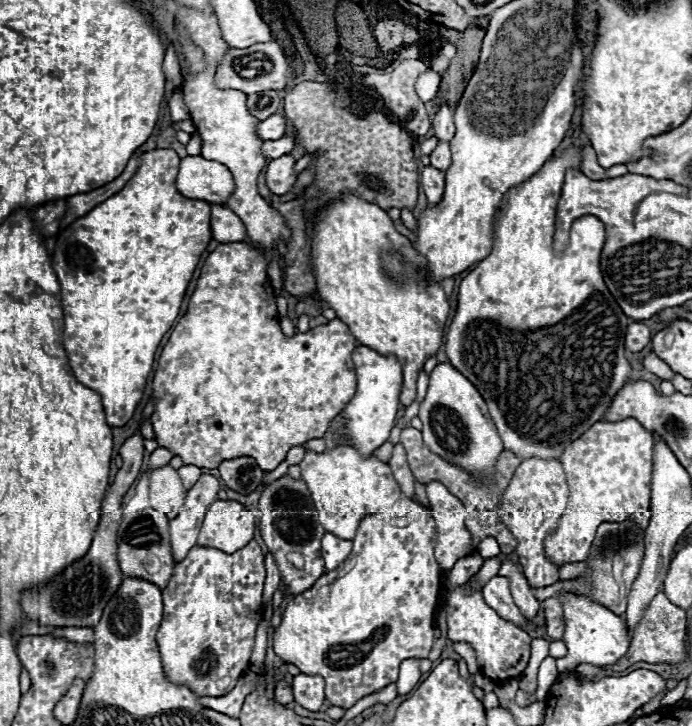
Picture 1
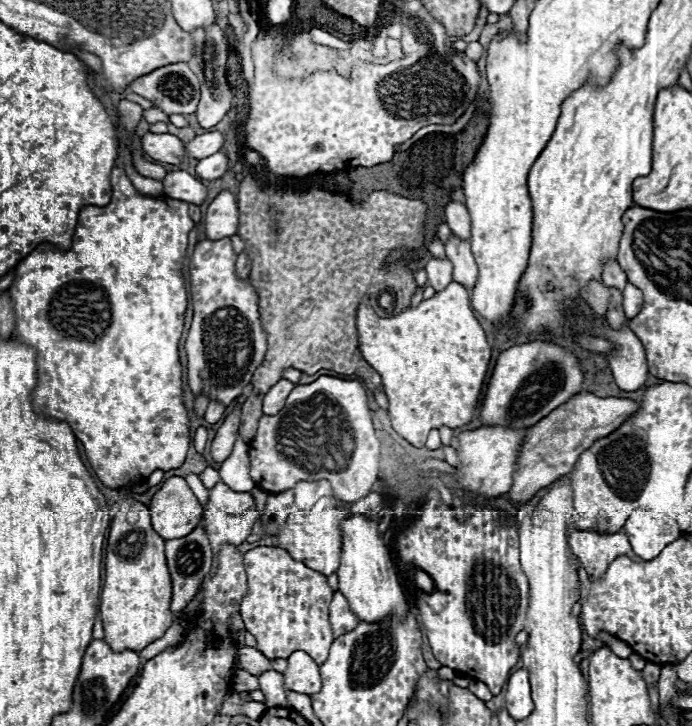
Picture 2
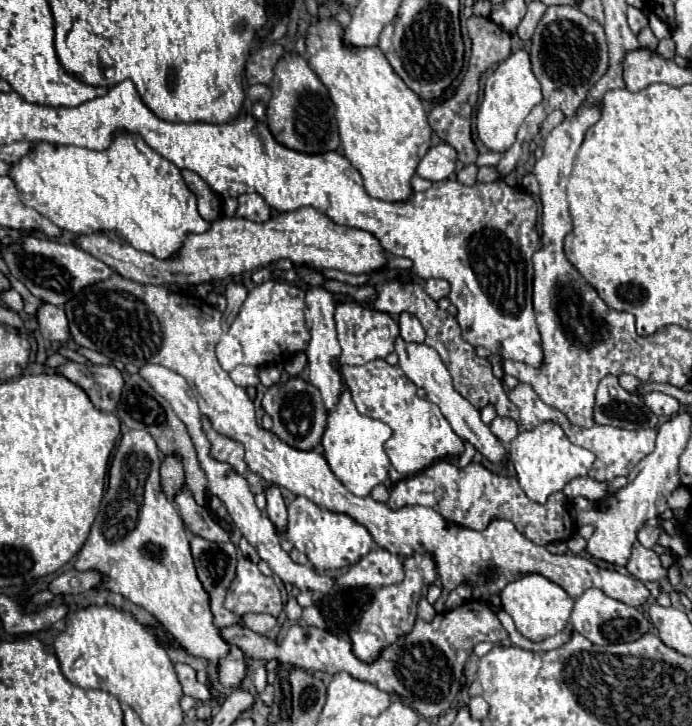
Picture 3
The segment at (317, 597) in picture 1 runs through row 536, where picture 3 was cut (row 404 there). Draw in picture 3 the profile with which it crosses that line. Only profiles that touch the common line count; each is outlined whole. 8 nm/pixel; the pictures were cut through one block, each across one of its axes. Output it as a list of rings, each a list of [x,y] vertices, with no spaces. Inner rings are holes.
[[[336,360],[334,366],[344,376],[356,410],[364,416],[382,420],[392,428],[392,438],[384,444],[384,450],[392,466],[400,474],[416,474],[444,456],[452,458],[464,452],[462,440],[450,428],[440,408],[430,400],[418,398],[416,386],[406,378],[406,374],[398,366],[390,366],[386,360],[372,360],[364,366],[344,366]]]

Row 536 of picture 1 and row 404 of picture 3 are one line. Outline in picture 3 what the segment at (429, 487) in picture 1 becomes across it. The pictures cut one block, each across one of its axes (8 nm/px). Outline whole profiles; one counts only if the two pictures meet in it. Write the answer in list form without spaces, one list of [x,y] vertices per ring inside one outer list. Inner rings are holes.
[[[400,336],[396,338],[394,342],[394,352],[398,354],[398,366],[402,368],[402,372],[418,386],[418,388],[424,388],[426,394],[428,394],[428,400],[438,404],[440,412],[444,414],[444,418],[450,422],[452,430],[462,438],[462,440],[468,440],[470,444],[474,444],[474,448],[484,456],[488,458],[490,462],[504,462],[506,460],[506,450],[504,446],[500,444],[500,440],[490,432],[490,428],[480,420],[480,412],[468,402],[464,400],[452,386],[452,378],[450,378],[450,372],[448,368],[444,366],[444,362],[440,360],[440,356],[436,354],[434,348],[426,346],[426,344],[416,344],[416,342],[404,342]]]

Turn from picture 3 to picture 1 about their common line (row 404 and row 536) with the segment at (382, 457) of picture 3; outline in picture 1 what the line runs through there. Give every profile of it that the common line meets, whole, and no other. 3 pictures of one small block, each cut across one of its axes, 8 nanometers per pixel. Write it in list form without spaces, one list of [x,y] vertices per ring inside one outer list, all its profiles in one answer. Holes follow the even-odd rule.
[[[336,446],[332,452],[324,454],[306,452],[300,468],[302,480],[306,482],[318,512],[318,523],[326,528],[326,532],[342,540],[352,540],[356,536],[362,518],[386,510],[402,498],[390,466],[374,456],[360,458],[360,454],[350,446]]]

